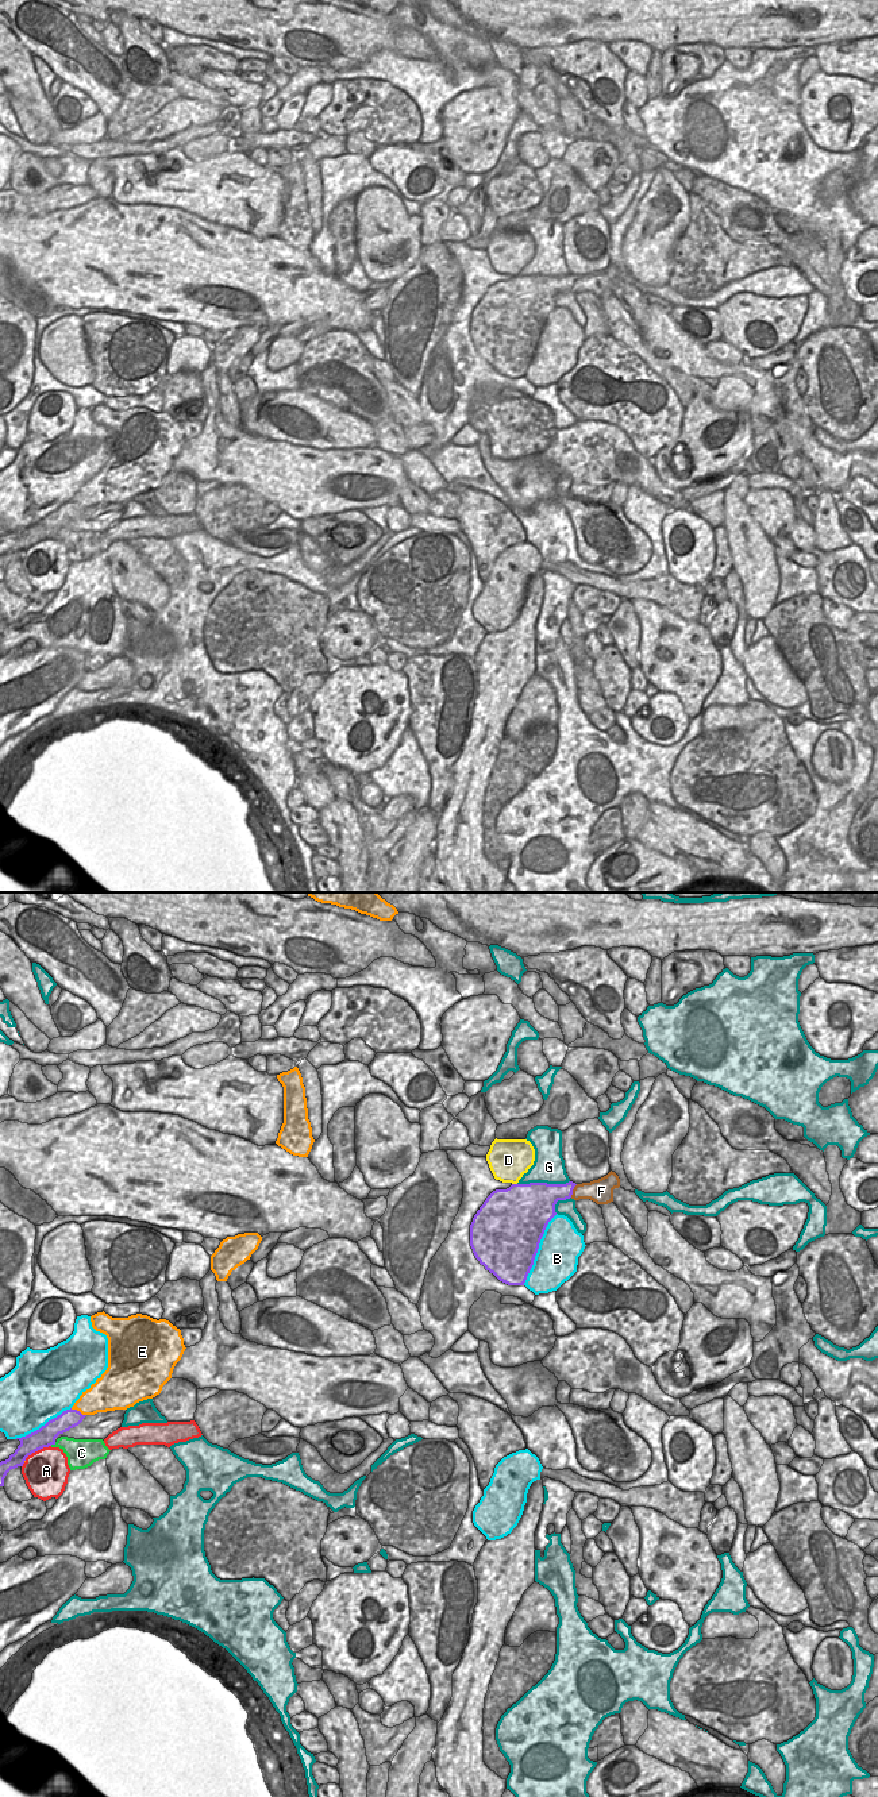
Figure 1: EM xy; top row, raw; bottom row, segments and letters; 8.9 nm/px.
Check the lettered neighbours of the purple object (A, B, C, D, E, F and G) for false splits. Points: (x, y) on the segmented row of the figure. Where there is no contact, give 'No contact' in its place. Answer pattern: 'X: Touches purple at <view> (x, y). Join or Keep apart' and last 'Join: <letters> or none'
A: Touches purple at xy (37, 1450). Keep apart
B: Touches purple at xy (538, 1248). Keep apart
C: Touches purple at xy (53, 1443). Keep apart
D: Touches purple at xy (515, 1184). Keep apart
E: Touches purple at xy (79, 1411). Keep apart
F: Touches purple at xy (572, 1191). Join
G: Touches purple at xy (543, 1183). Keep apart
Join: F

